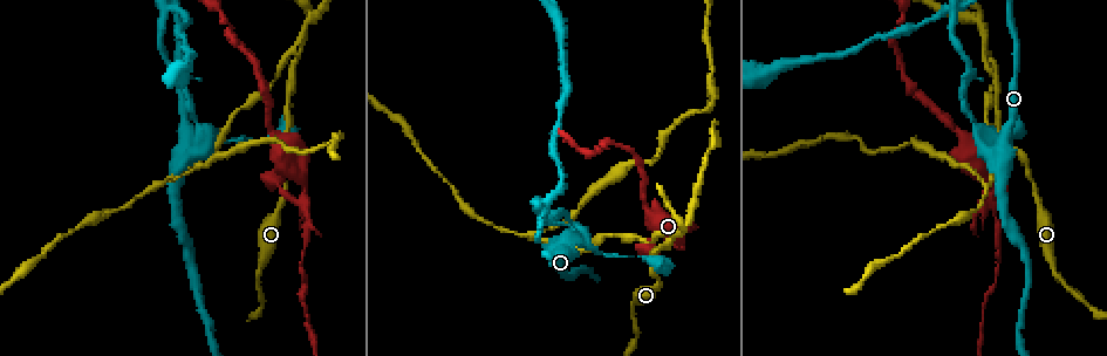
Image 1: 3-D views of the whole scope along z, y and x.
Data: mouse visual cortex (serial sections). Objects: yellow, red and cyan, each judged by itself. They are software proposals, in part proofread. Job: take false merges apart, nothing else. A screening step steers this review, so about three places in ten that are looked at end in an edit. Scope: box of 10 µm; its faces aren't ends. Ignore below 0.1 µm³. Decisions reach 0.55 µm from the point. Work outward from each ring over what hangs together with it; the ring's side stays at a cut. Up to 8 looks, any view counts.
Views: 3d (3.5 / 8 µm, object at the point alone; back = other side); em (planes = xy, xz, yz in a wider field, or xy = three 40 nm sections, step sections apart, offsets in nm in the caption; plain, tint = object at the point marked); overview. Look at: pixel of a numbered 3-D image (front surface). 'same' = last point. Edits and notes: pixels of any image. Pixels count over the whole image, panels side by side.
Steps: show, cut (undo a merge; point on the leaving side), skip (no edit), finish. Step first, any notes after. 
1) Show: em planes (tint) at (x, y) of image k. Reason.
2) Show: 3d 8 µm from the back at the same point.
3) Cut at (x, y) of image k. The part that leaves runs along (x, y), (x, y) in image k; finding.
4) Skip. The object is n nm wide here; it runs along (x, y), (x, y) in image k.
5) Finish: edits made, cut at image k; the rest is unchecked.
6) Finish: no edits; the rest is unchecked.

Show: 3d 3.5 µm at (989, 59) of image 1. A fork.

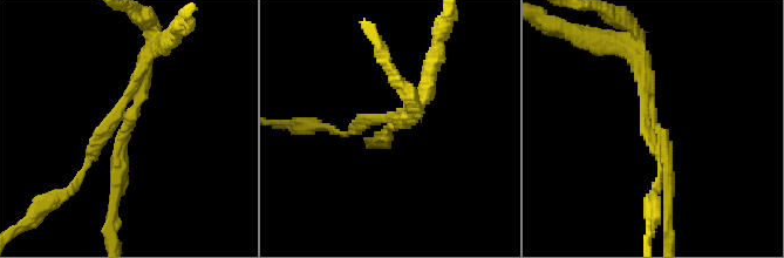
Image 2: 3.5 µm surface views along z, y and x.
Show: em xy step 1 (tint) at (124, 129) of image 2. Shape alone is not enough.

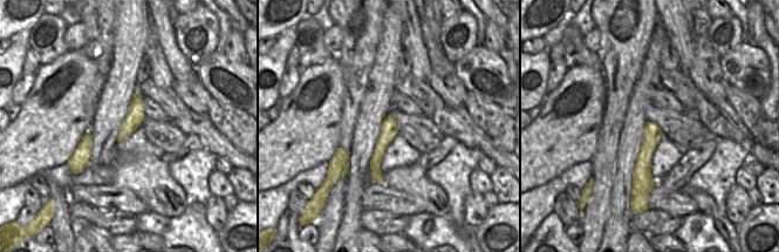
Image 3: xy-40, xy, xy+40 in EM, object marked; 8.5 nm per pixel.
Show: em planes (tint) at the same point.

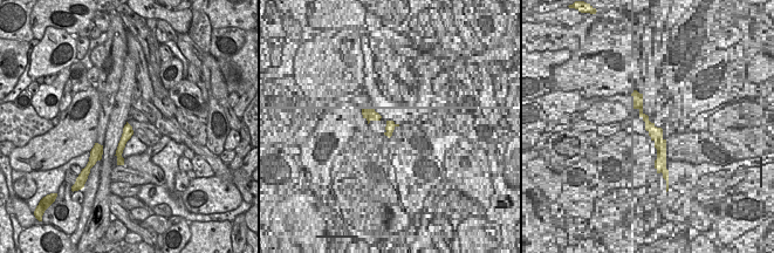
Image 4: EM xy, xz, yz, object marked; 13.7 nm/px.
Cut at (395, 82) of image 2. The part that leaves runs along (380, 124), (369, 121), (350, 133), (307, 124) in image 2; a second cell is stuck on.

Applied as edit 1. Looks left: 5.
Show: overview. Redraw.

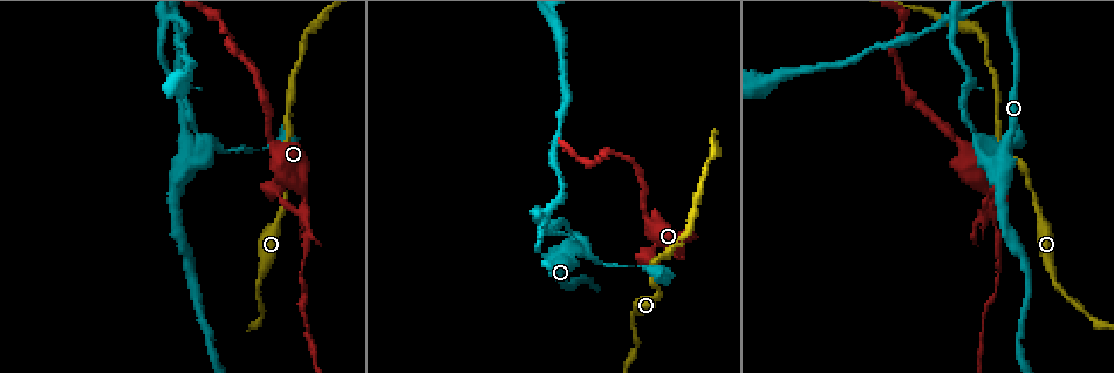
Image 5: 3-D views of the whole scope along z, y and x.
Show: 3d 3.5 µm from the back at (304, 209) of image 5. Sudden change in width.

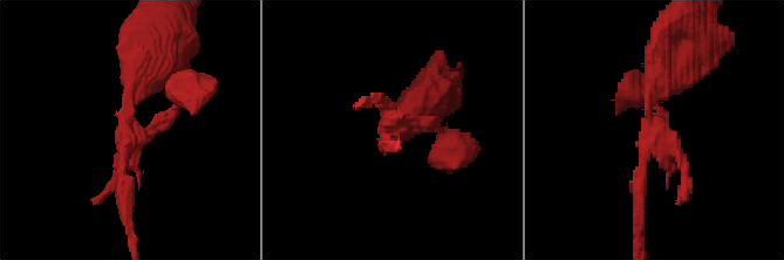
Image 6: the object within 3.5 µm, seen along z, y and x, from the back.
Show: em planes (tint) at (660, 128) of image 6.

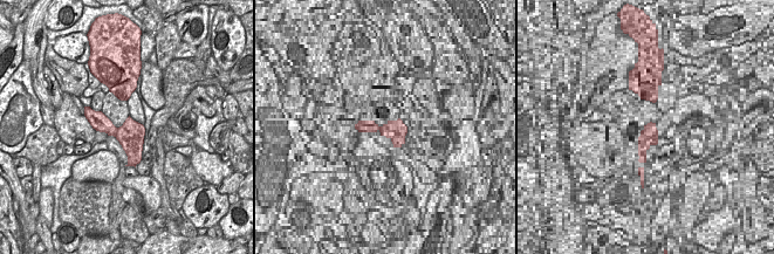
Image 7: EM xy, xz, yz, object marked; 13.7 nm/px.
Cut at (640, 96) of image 6. Two cells meet here.

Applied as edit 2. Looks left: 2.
Finish: edits made, cut at image 2, cut at image 6; the rest is unchecked.

